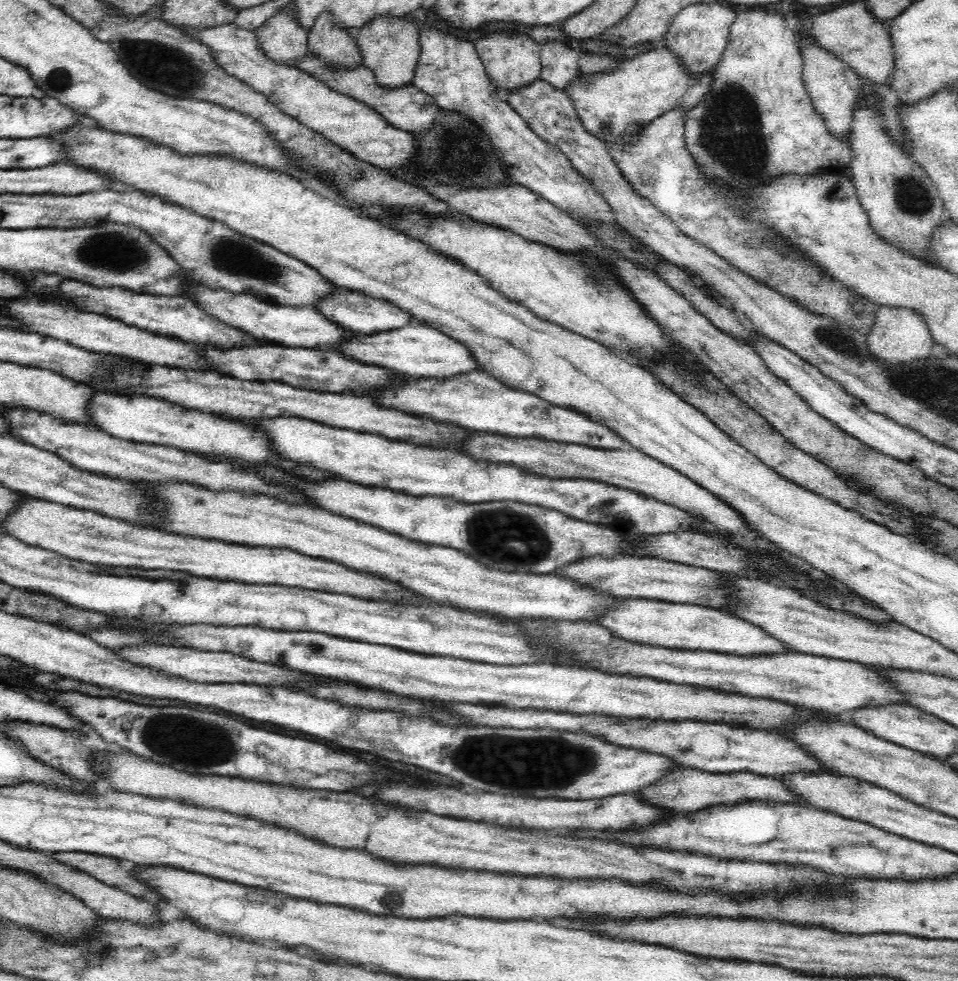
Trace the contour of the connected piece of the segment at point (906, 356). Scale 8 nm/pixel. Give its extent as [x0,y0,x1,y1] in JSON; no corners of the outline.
[867,306,933,366]

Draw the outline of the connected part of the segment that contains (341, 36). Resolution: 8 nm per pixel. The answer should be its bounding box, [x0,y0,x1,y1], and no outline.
[307,12,362,72]

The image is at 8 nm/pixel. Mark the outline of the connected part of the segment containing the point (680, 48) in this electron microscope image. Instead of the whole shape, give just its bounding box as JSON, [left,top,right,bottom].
[661,2,737,76]

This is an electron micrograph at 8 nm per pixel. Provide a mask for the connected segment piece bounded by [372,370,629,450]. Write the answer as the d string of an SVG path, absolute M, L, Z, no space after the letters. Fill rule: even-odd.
M474 370L474 372L468 372L468 373L463 373L463 374L458 374L458 376L448 376L448 377L446 377L446 378L436 378L436 377L426 377L426 378L414 378L414 380L410 380L410 382L408 382L408 384L402 384L402 386L398 386L398 388L394 388L394 387L393 387L393 386L394 386L394 385L395 385L395 384L396 384L396 383L397 383L397 382L398 382L398 381L399 381L399 380L400 380L400 379L401 379L401 378L398 378L398 380L394 380L394 384L388 384L388 385L386 385L386 386L382 386L382 388L380 388L380 389L386 389L386 392L374 392L374 394L372 394L372 398L374 398L374 400L372 400L372 401L374 401L374 403L378 403L378 406L380 406L380 407L390 407L390 408L392 408L392 409L396 409L396 410L399 410L399 411L404 411L404 412L406 412L406 414L410 414L410 415L414 415L414 416L416 416L416 417L418 417L418 418L428 418L428 419L434 419L434 422L440 422L440 423L448 423L448 424L452 424L452 425L454 425L454 426L455 426L455 427L464 427L464 428L465 428L465 429L470 429L470 430L471 430L471 431L472 431L472 432L478 432L478 431L482 431L482 432L484 432L484 433L493 433L493 434L498 434L498 435L504 435L504 436L510 436L510 437L514 437L514 436L520 436L520 437L526 437L526 438L538 438L538 439L544 439L544 440L552 440L552 441L558 441L558 442L560 442L560 443L562 443L562 442L564 442L564 443L568 443L568 444L581 444L581 445L584 445L584 446L589 446L589 447L590 447L590 448L595 448L595 449L602 449L602 450L620 450L620 448L624 448L624 449L626 449L626 448L627 448L627 447L629 447L629 444L628 444L628 442L626 442L626 441L625 441L625 440L624 440L624 439L622 439L622 437L619 437L619 436L618 436L618 434L616 434L616 432L614 432L614 431L611 431L611 430L610 430L610 428L608 428L608 427L606 427L606 425L603 425L603 424L602 424L602 423L595 423L595 422L592 422L592 420L590 420L590 419L587 419L587 418L586 418L586 417L584 417L584 416L582 416L582 415L579 415L579 414L578 414L578 413L577 413L577 412L574 412L574 411L571 411L571 410L568 410L568 409L567 409L567 408L562 408L562 407L557 407L557 406L554 406L554 405L553 405L553 404L550 404L550 402L546 402L546 400L542 400L542 398L540 398L540 397L539 397L539 396L536 396L536 395L533 395L533 394L530 394L530 393L529 393L529 392L524 392L524 391L519 391L519 390L518 390L518 389L513 389L513 388L510 388L510 387L509 387L509 386L506 386L506 385L505 385L505 384L504 384L504 383L502 383L502 382L500 382L500 381L499 381L499 380L498 380L498 379L497 379L497 378L494 378L494 377L492 377L492 376L490 376L490 375L488 375L488 374L487 374L487 373L486 373L486 372L484 372L484 371L480 371L480 370L478 370L478 371L476 371L476 370Z

